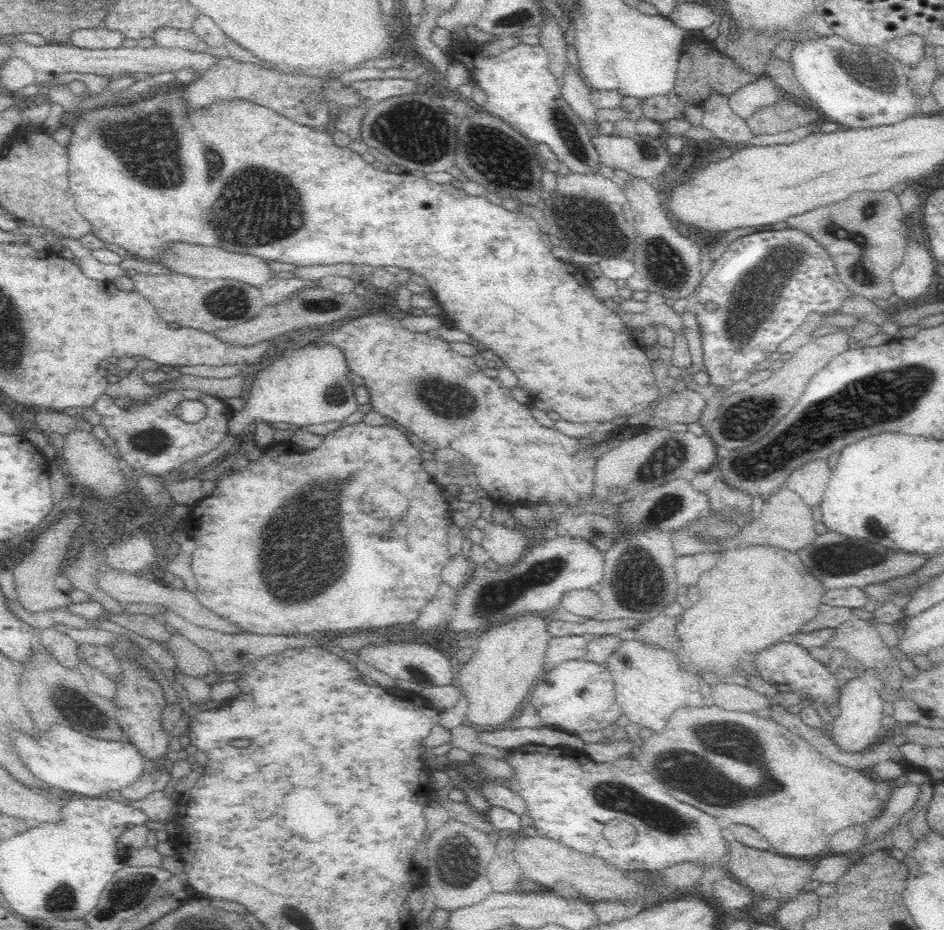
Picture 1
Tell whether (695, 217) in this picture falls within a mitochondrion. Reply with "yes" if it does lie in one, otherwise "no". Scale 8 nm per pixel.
no

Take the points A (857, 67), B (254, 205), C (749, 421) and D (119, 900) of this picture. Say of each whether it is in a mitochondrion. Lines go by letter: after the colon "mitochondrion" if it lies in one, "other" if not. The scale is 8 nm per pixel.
A: mitochondrion
B: mitochondrion
C: mitochondrion
D: mitochondrion

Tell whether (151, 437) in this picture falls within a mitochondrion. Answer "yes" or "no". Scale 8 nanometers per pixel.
yes

